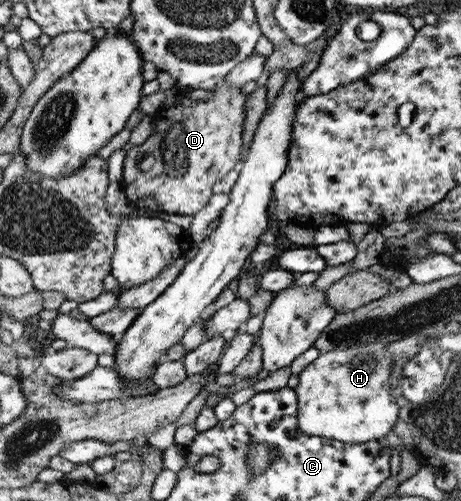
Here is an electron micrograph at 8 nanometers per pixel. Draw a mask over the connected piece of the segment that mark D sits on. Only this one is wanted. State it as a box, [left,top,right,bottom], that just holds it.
[121,81,246,216]

